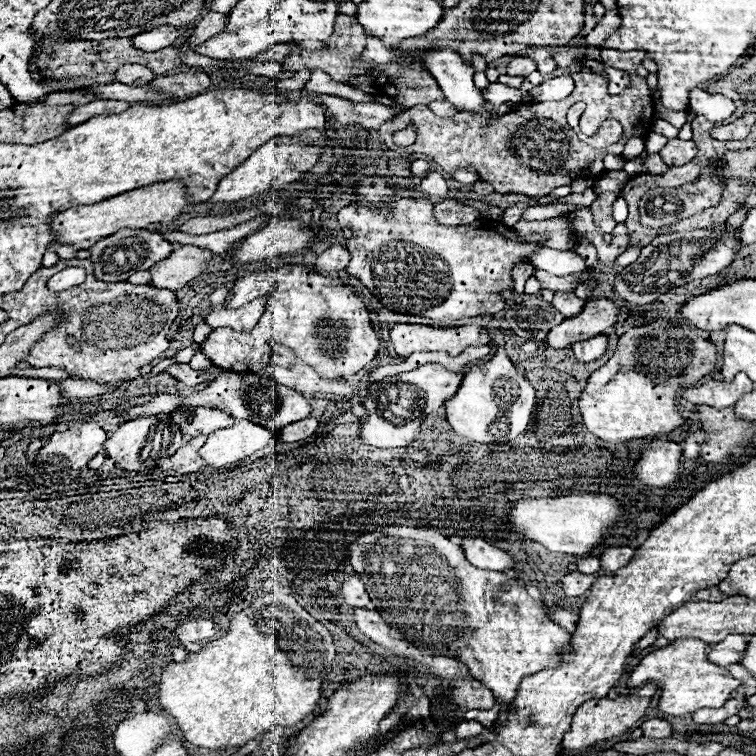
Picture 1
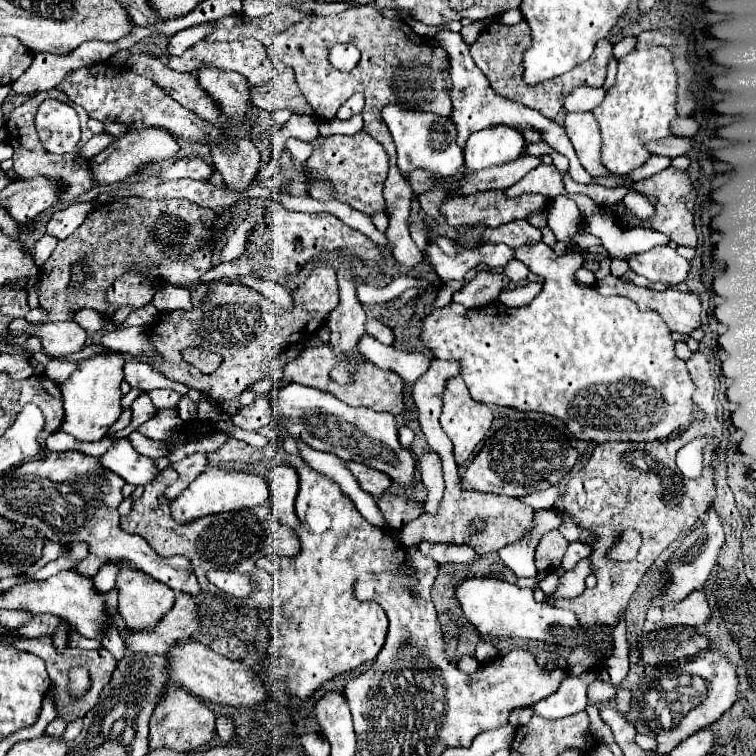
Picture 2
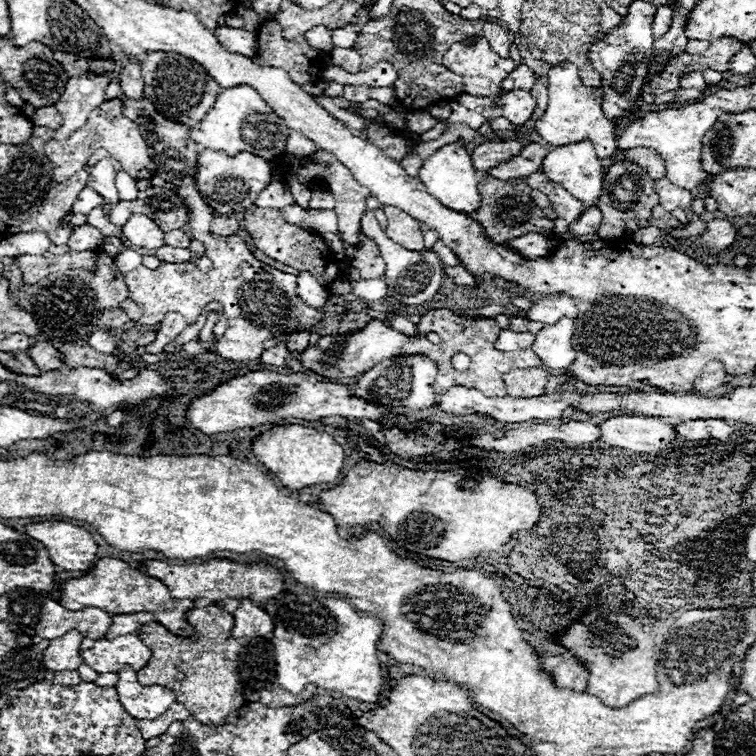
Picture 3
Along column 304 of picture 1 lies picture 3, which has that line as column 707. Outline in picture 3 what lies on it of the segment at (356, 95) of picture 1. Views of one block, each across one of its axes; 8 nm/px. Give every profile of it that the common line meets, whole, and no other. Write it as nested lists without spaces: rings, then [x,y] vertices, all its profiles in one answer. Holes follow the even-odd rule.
[[[694,70],[694,72],[686,72],[686,74],[682,74],[682,78],[680,78],[680,86],[682,88],[698,88],[698,90],[708,90],[710,86],[706,84],[706,80],[704,80],[704,74],[702,74],[702,70]]]

